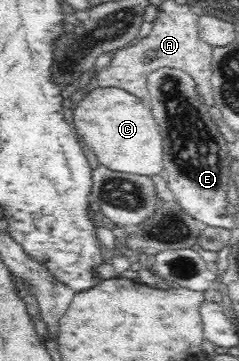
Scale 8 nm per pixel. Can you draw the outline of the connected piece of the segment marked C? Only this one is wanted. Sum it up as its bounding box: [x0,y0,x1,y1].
[72,86,161,177]

